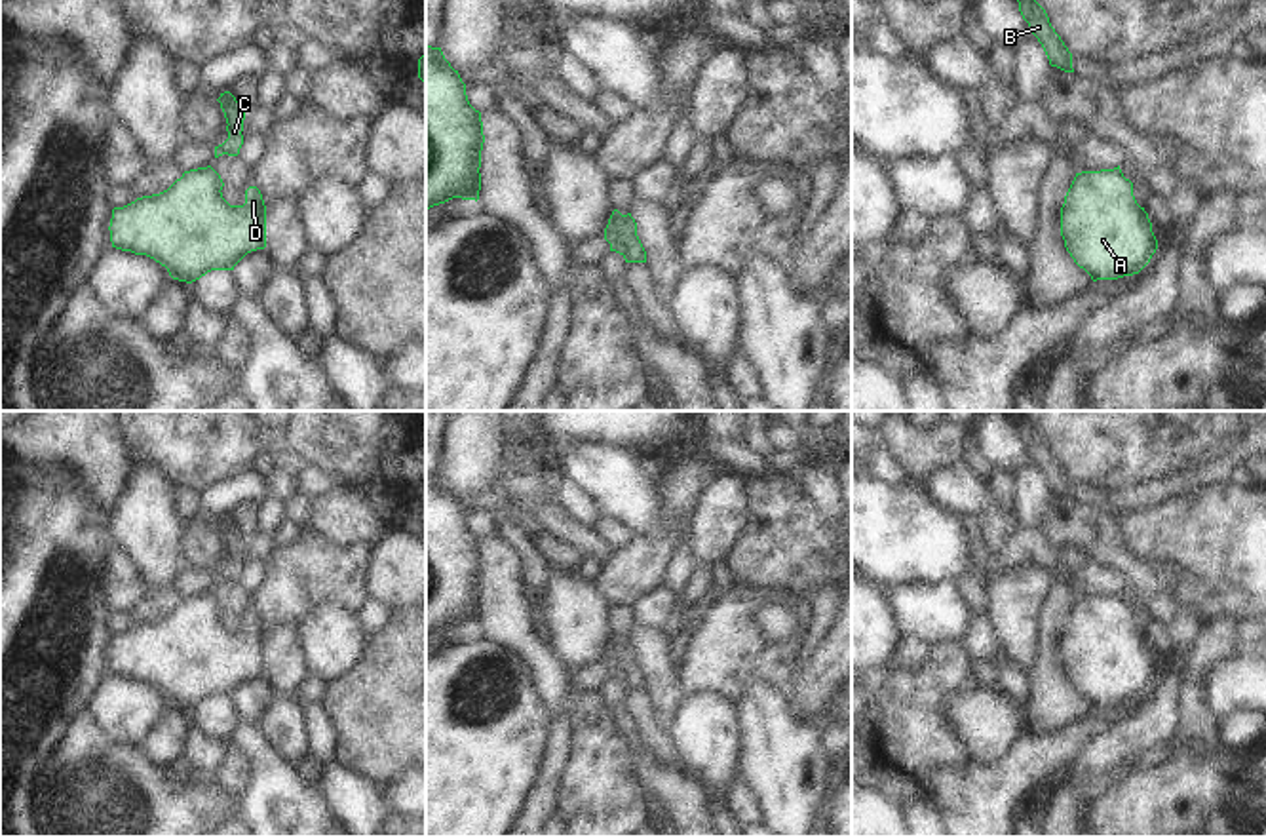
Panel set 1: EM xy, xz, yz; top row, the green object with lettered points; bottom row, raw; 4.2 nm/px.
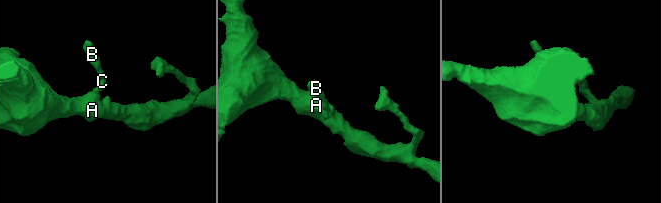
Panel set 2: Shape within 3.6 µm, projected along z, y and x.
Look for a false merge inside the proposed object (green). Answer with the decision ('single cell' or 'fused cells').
single cell

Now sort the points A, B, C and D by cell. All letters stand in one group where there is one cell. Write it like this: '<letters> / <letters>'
A B C D

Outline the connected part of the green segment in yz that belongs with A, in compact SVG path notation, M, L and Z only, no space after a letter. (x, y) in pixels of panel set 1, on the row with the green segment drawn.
M1114 169L1076 173L1061 207L1061 236L1074 263L1093 282L1139 274L1158 249L1152 223L1133 196L1133 183Z

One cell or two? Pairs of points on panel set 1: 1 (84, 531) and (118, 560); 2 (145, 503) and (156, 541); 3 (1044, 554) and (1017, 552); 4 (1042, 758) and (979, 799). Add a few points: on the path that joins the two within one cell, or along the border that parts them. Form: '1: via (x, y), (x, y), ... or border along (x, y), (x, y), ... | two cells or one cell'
1: border along (115, 545), (109, 552), (103, 594) | two cells
2: via (147, 512), (151, 531) | one cell
3: via (1038, 552), (1023, 552) | one cell
4: via (1027, 767), (995, 792) | one cell

